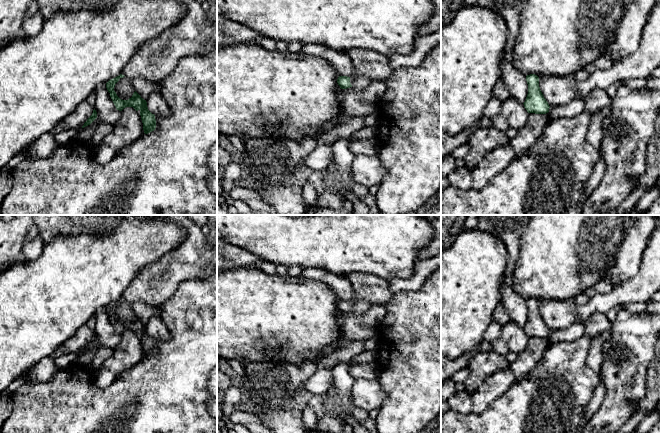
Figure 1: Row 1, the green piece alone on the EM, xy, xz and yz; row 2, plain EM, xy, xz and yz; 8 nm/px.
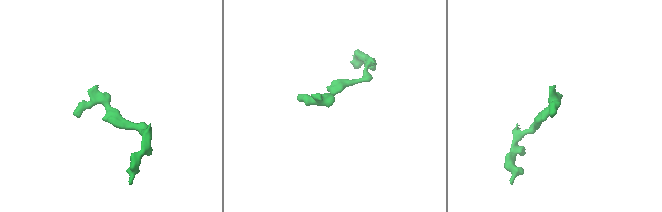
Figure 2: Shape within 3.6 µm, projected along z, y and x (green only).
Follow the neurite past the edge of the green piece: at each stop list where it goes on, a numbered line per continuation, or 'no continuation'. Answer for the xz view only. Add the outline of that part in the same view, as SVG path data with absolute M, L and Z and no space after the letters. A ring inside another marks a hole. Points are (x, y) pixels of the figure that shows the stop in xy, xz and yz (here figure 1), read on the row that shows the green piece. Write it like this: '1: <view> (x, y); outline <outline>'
1: xz (375, 66); outline M353 48L346 53L354 66L354 73L350 77L352 86L355 80L362 76L368 77L371 82L385 83L393 72L393 68L389 65L389 57L383 54L361 48Z

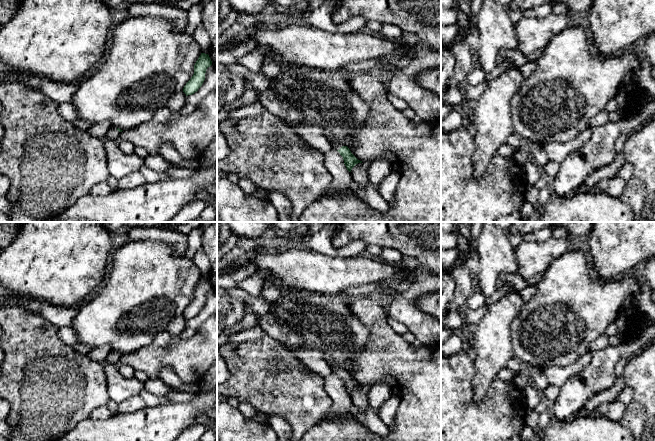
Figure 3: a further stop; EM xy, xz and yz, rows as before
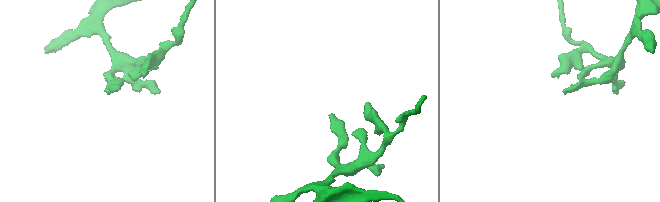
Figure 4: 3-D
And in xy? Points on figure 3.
1: xy (113, 133); outline M111 127L105 135L109 139L119 140L120 132L115 127Z

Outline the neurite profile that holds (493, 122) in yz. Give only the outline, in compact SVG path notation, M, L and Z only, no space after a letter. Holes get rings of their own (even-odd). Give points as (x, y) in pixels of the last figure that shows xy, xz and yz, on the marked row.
M517 67L506 68L492 79L477 100L472 123L475 126L472 155L473 176L480 178L498 149L513 134L510 101L524 78Z

